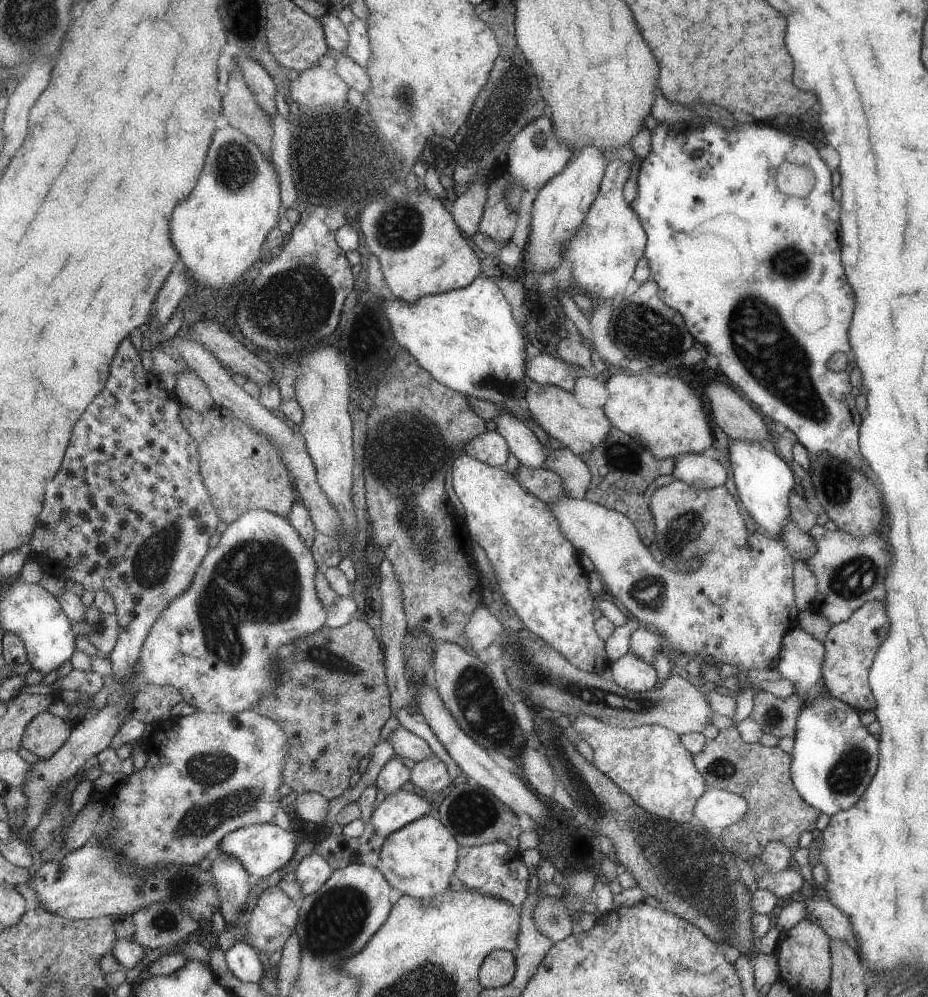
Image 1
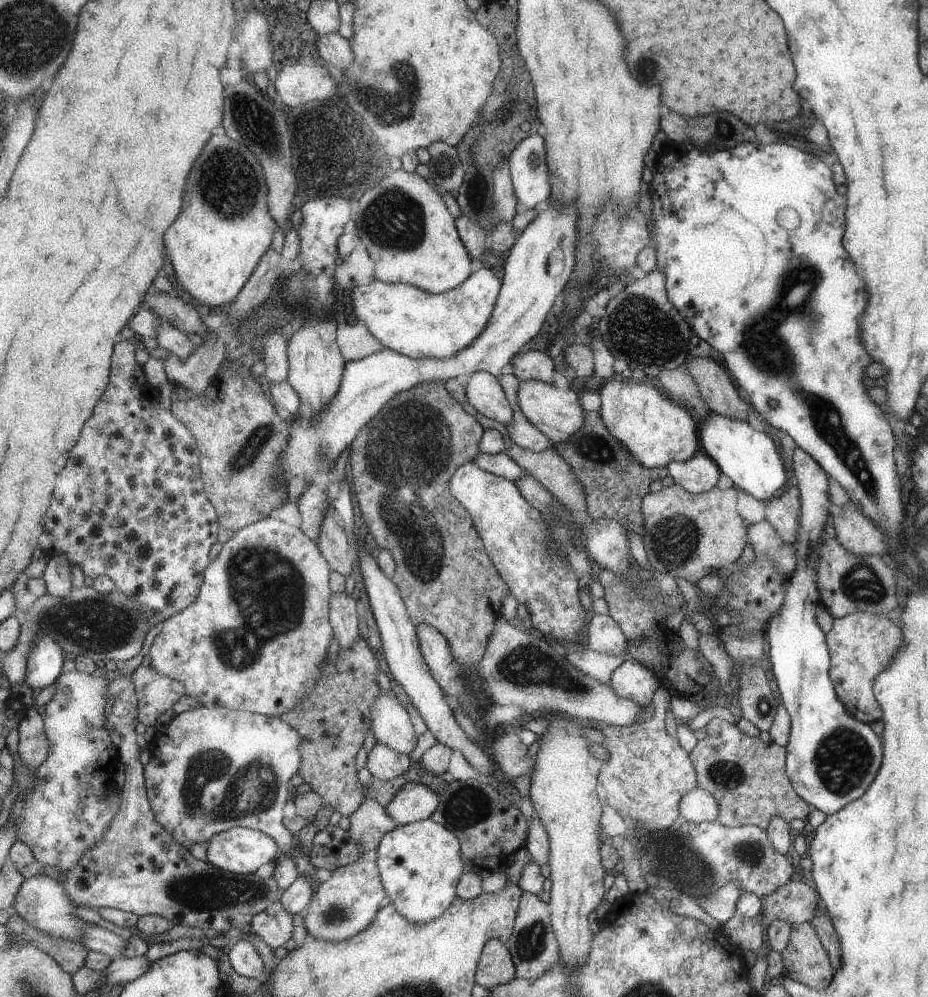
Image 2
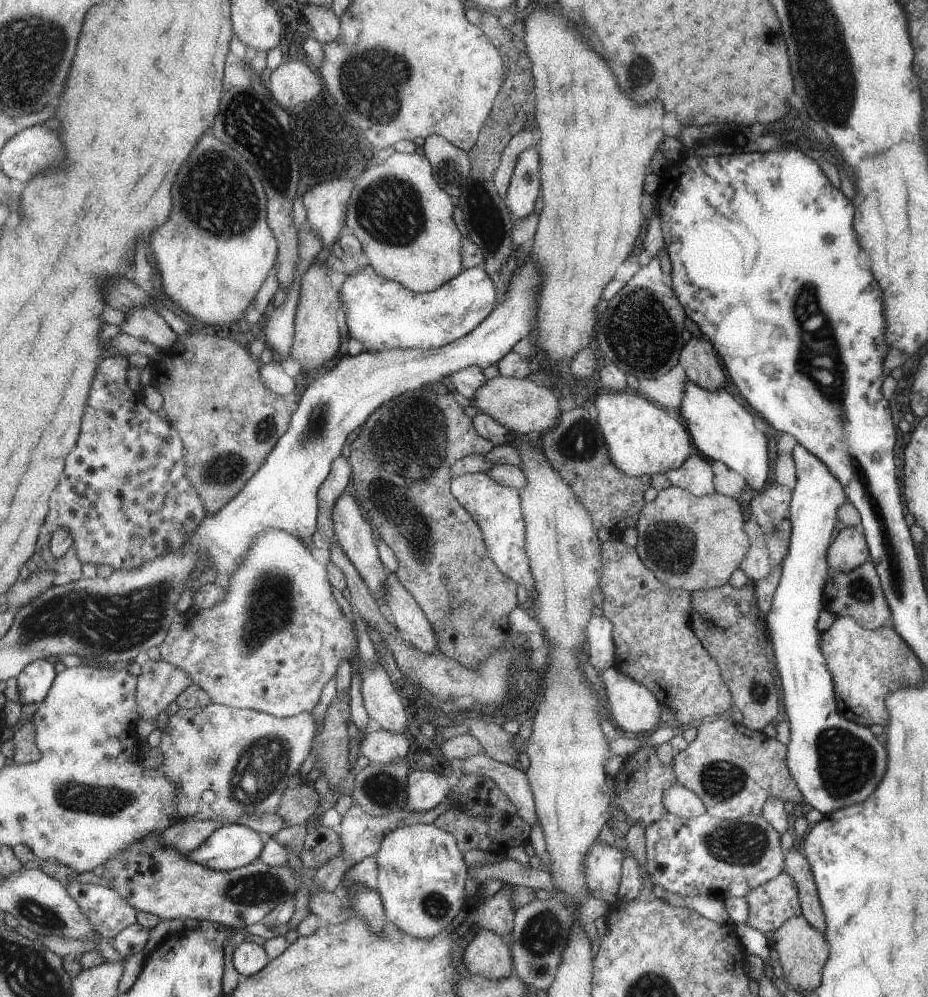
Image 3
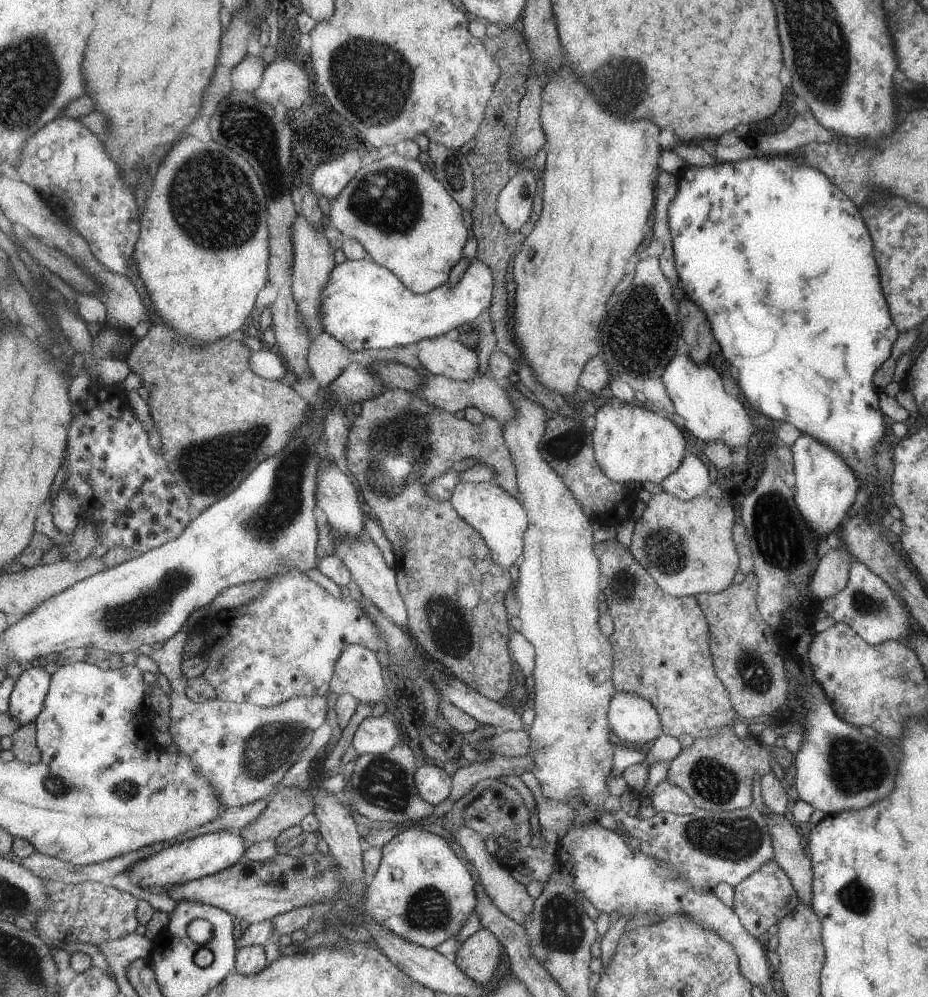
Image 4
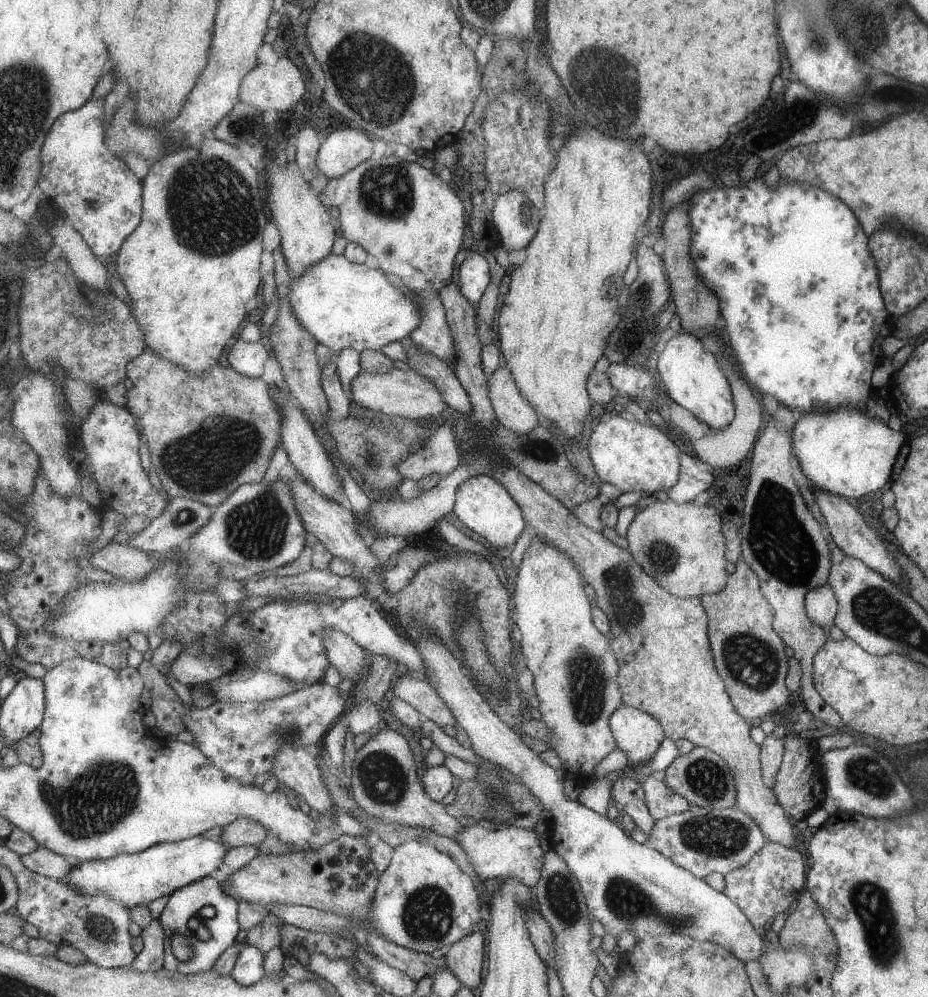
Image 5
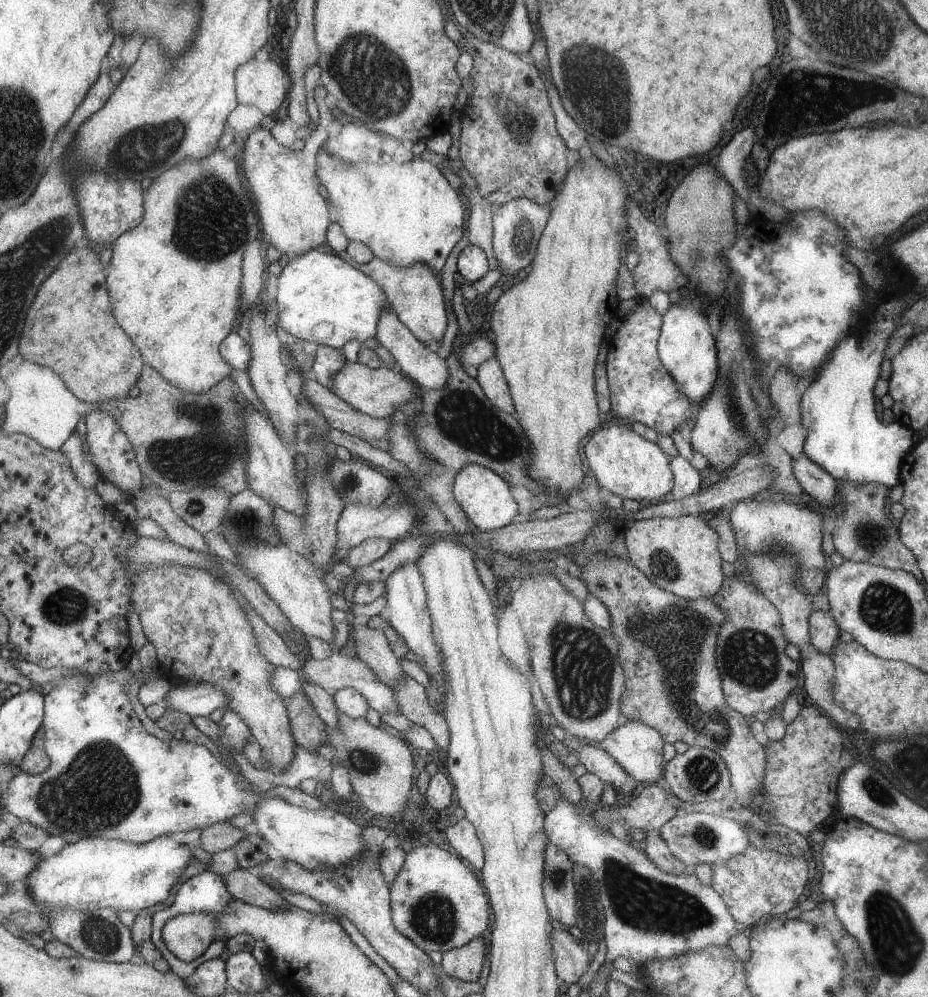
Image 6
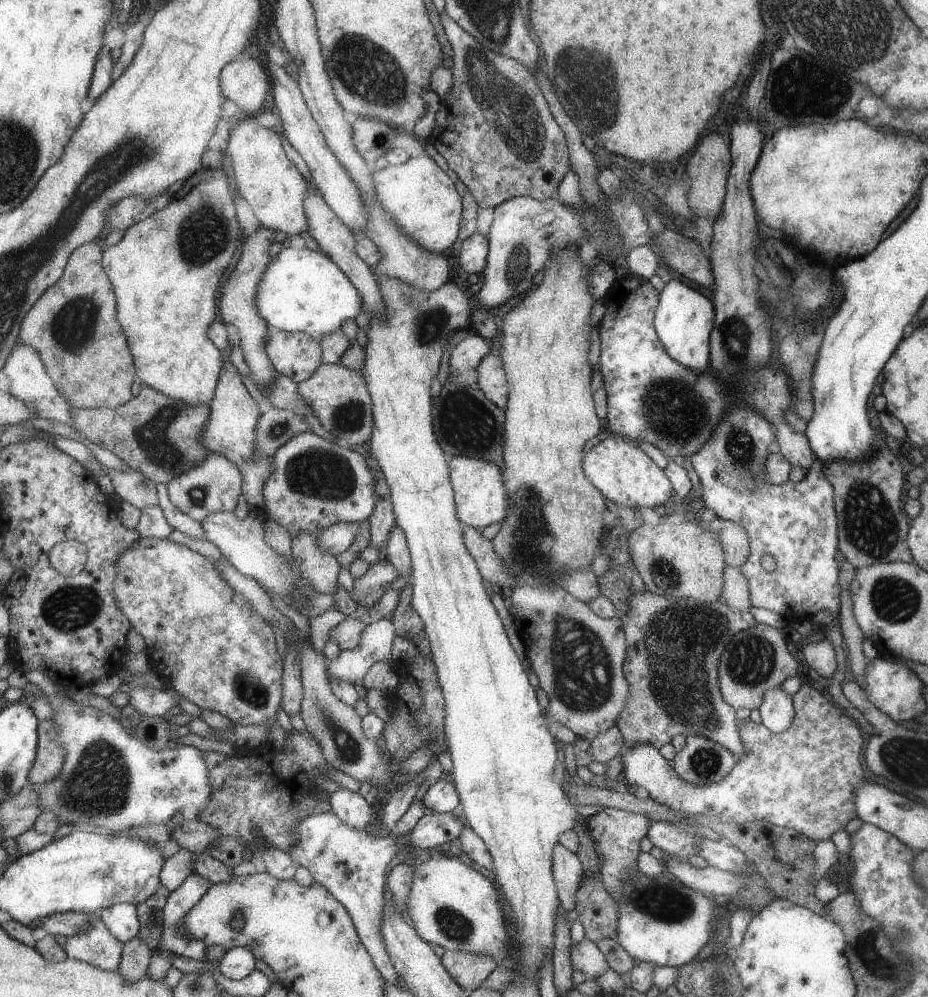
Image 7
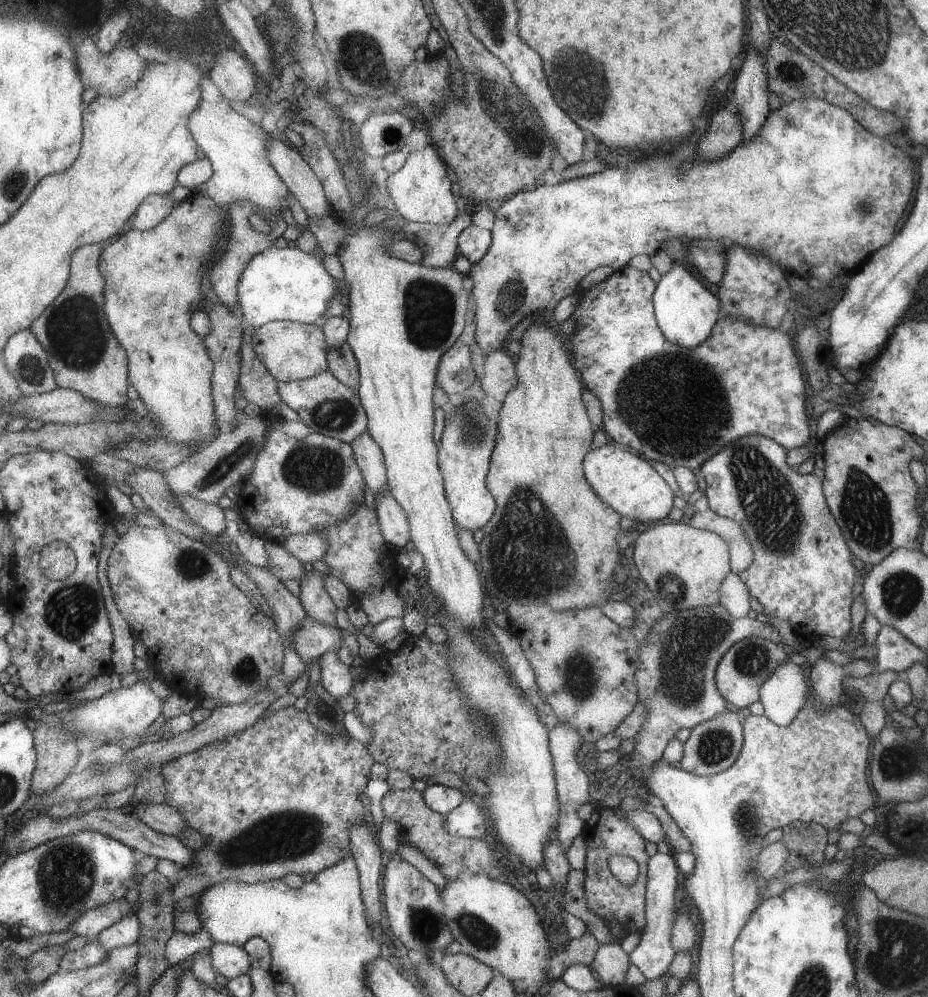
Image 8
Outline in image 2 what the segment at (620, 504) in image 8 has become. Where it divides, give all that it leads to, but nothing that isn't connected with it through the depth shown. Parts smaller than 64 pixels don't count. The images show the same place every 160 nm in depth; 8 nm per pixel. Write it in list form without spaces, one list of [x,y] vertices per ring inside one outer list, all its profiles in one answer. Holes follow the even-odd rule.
[[[616,377],[605,382],[600,394],[600,419],[602,425],[630,454],[630,459],[643,468],[654,469],[671,461],[686,461],[697,450],[697,432],[688,410],[675,404],[663,394],[653,380],[633,380]]]

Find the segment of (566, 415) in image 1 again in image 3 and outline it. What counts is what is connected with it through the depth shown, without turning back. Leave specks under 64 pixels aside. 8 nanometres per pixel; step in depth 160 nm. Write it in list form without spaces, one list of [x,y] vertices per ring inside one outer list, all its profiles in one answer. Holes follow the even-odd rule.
[[[494,376],[486,380],[479,387],[474,397],[465,400],[464,403],[477,408],[482,413],[488,414],[495,419],[507,432],[512,431],[516,436],[525,436],[529,432],[543,434],[547,429],[558,424],[561,411],[558,409],[559,390],[547,386],[538,386],[529,379],[515,377]]]

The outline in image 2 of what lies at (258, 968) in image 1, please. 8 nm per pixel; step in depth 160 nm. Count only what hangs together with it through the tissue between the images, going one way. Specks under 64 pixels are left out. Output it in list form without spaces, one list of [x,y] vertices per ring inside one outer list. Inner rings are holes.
[[[237,940],[232,944],[228,954],[231,968],[245,978],[258,978],[264,970],[264,962],[249,941]]]

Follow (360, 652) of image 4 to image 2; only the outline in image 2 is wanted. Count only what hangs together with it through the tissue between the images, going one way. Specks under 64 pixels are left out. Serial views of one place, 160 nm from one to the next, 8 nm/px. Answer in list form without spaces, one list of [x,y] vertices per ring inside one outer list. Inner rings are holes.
[[[383,691],[371,704],[371,732],[375,740],[392,751],[409,754],[417,742],[417,734],[407,711],[392,691]]]

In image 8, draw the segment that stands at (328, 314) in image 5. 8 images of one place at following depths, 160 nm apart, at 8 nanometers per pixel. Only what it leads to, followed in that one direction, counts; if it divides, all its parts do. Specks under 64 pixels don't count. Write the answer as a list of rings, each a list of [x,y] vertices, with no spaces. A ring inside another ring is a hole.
[[[296,248],[263,250],[251,258],[238,284],[237,315],[246,327],[258,328],[272,321],[320,324],[329,302],[335,300],[336,282],[323,268],[322,258]]]

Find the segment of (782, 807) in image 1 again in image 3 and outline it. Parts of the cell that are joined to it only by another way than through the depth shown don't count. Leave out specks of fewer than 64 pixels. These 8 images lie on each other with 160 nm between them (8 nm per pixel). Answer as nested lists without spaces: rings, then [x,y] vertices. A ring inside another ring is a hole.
[[[712,718],[697,724],[695,739],[674,755],[672,766],[675,782],[694,791],[702,799],[707,814],[724,821],[732,821],[748,814],[761,814],[761,808],[769,797],[778,798],[781,802],[789,800],[793,806],[803,803],[798,785],[786,767],[786,746],[775,738],[766,737],[762,731],[749,730],[731,718]]]

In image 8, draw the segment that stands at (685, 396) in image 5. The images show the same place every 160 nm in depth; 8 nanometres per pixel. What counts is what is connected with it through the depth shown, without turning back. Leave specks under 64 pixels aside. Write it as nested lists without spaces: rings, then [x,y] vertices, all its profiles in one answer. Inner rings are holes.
[[[677,262],[671,264],[671,268],[661,276],[653,296],[653,304],[654,318],[663,338],[687,350],[701,346],[713,332],[717,318],[720,318],[717,298],[691,276],[687,266]]]

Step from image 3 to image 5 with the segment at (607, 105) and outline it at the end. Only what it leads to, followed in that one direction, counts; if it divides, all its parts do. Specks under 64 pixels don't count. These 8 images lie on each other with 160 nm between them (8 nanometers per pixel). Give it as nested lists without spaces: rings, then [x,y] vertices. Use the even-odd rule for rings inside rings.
[[[581,128],[577,131],[572,130],[572,134],[565,134],[565,142],[561,146],[558,161],[555,163],[555,168],[550,172],[549,177],[546,178],[545,184],[545,201],[544,213],[541,225],[538,226],[538,232],[530,240],[529,244],[524,248],[525,260],[518,266],[508,269],[507,279],[510,280],[508,291],[504,295],[503,302],[499,316],[497,318],[497,330],[499,337],[499,348],[504,366],[508,368],[517,384],[518,390],[525,396],[526,401],[537,412],[539,424],[545,428],[553,426],[553,428],[560,431],[564,438],[571,438],[573,442],[577,442],[583,420],[591,408],[591,402],[587,392],[585,392],[585,380],[587,374],[591,372],[593,364],[605,354],[607,340],[613,332],[615,325],[619,322],[619,304],[616,301],[620,290],[624,286],[622,281],[625,268],[630,264],[631,252],[635,248],[635,232],[637,228],[645,222],[647,212],[649,212],[649,198],[651,198],[651,170],[649,170],[649,160],[645,158],[645,154],[637,148],[627,150],[629,144],[637,144],[631,140],[615,140],[608,136],[603,136],[603,133],[593,130],[593,128]]]

